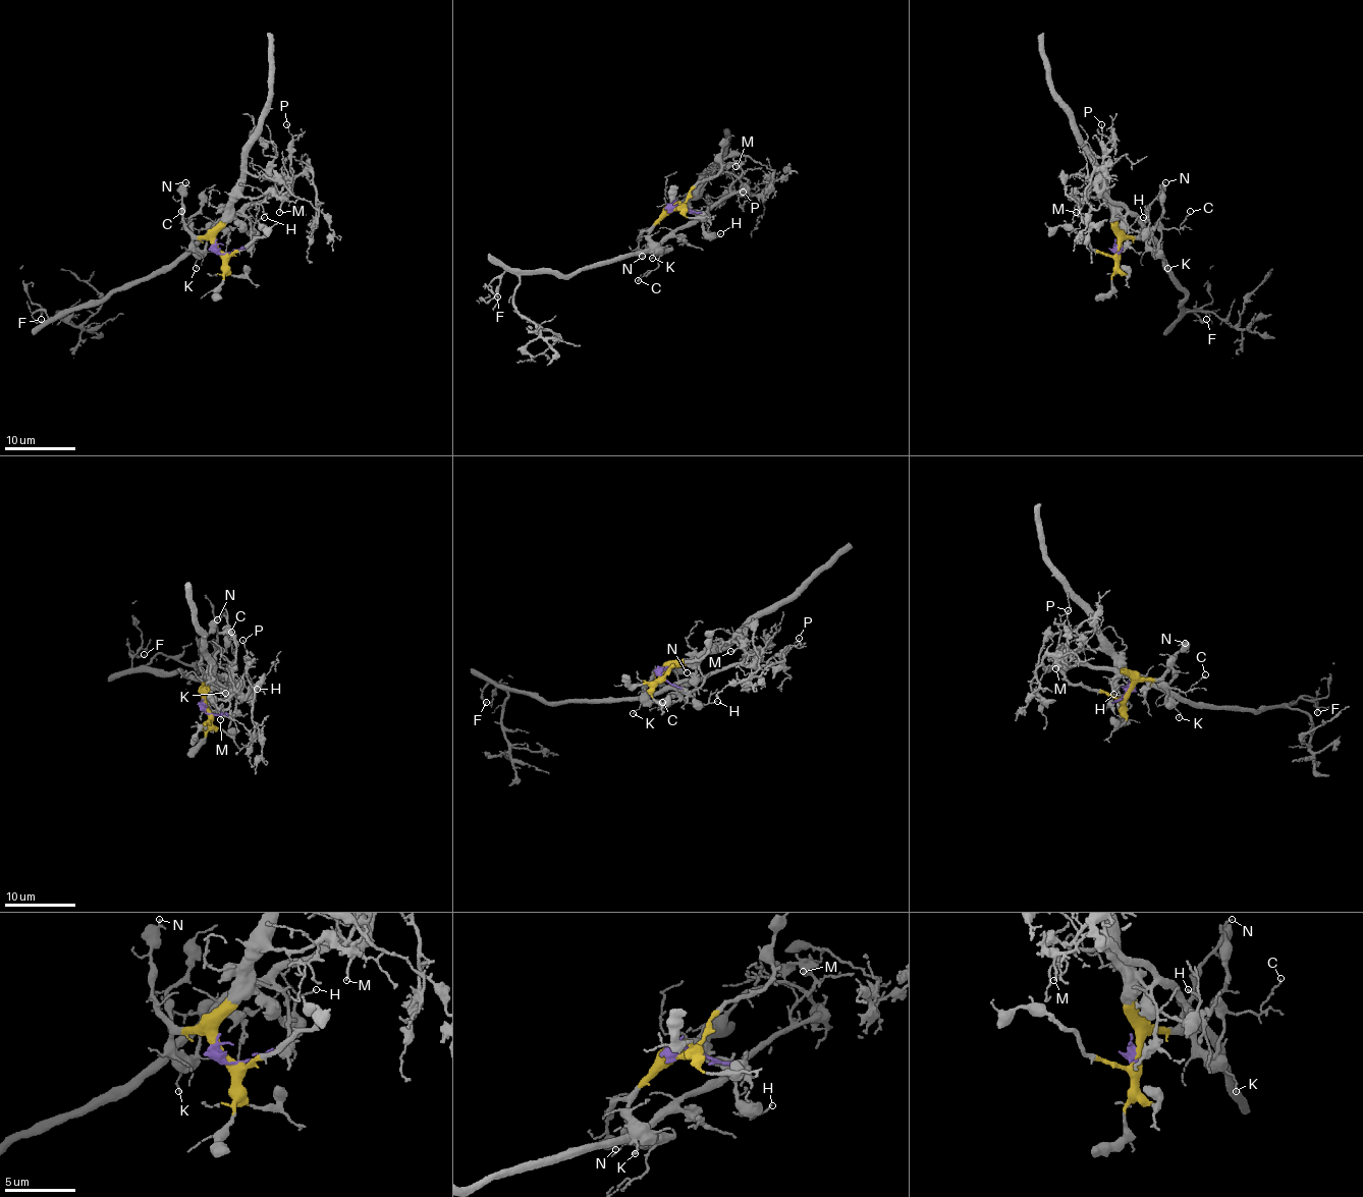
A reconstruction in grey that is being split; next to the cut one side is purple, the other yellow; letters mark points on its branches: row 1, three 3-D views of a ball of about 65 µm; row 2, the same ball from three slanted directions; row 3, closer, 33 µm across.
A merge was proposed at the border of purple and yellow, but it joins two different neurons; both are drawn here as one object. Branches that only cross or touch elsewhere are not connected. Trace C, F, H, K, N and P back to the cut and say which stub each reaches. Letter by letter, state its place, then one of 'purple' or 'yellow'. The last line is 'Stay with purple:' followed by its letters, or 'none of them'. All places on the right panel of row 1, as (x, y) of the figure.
C: (1190, 211) | yellow
F: (1206, 319) | purple
H: (1143, 217) | yellow
K: (1167, 268) | yellow
N: (1165, 182) | yellow
P: (1101, 124) | purple
Stay with purple: F, P

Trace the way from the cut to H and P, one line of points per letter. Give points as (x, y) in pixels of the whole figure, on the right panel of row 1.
H: (1118, 250), (1115, 221), (1120, 220), (1130, 228), (1143, 232), (1148, 223), (1143, 216)
P: (1118, 250), (1115, 254), (1127, 241), (1127, 211), (1107, 195), (1101, 195), (1101, 123)

